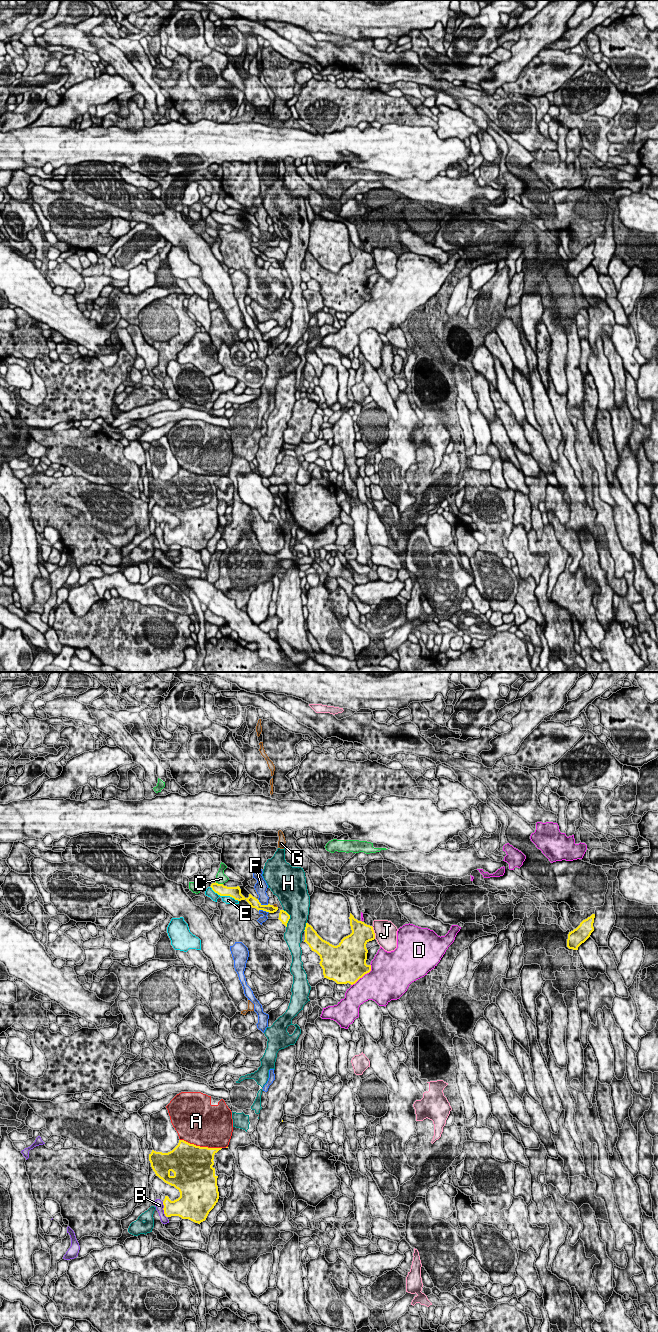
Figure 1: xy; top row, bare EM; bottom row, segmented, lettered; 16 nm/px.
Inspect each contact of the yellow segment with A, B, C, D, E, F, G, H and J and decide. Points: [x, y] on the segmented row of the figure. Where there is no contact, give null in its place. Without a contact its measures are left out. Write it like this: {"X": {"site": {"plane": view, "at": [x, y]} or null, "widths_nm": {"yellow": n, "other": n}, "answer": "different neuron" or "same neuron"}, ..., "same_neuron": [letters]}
{"A": {"site": {"plane": "xy", "at": [201, 1147]}, "widths_nm": {"yellow": 500, "other": 480}, "answer": "different neuron"}, "B": {"site": {"plane": "xy", "at": [164, 1210]}, "widths_nm": {"yellow": 280, "other": 130}, "answer": "different neuron"}, "C": {"site": {"plane": "xy", "at": [219, 884]}, "widths_nm": {"yellow": 180, "other": 180}, "answer": "different neuron"}, "D": {"site": {"plane": "xy", "at": [363, 975]}, "widths_nm": {"yellow": 480, "other": 480}, "answer": "different neuron"}, "E": {"site": {"plane": "xy", "at": [224, 895]}, "widths_nm": {"yellow": 190, "other": 140}, "answer": "different neuron"}, "F": {"site": {"plane": "xy", "at": [263, 905]}, "widths_nm": {"yellow": 160, "other": 160}, "answer": "different neuron"}, "G": {"site": {"plane": "xy", "at": [273, 906]}, "widths_nm": {"yellow": 130, "other": 60}, "answer": "different neuron"}, "H": {"site": {"plane": "xy", "at": [289, 918]}, "widths_nm": {"yellow": 170, "other": 380}, "answer": "different neuron"}, "J": {"site": {"plane": "xy", "at": [373, 932]}, "widths_nm": {"yellow": 320, "other": 360}, "answer": "different neuron"}, "same_neuron": []}

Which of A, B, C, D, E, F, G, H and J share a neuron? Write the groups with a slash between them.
A / B / C / D / E / F / G / H / J

